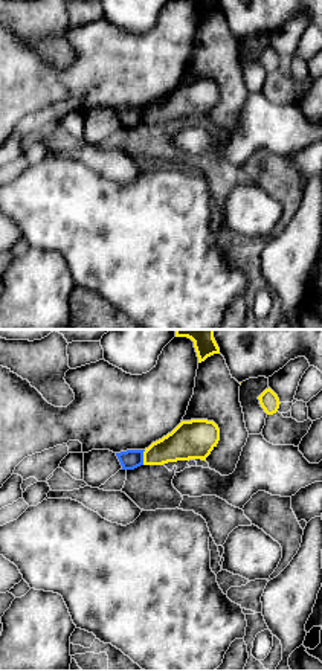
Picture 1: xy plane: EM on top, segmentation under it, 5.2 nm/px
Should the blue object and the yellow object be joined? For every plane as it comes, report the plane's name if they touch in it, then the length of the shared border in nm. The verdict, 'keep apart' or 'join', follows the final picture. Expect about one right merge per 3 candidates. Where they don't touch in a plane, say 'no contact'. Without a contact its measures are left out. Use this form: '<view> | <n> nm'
xy | 80 nm

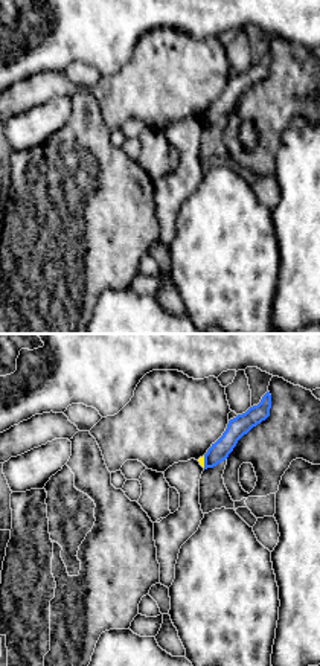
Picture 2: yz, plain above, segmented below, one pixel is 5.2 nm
yz | 60 nm

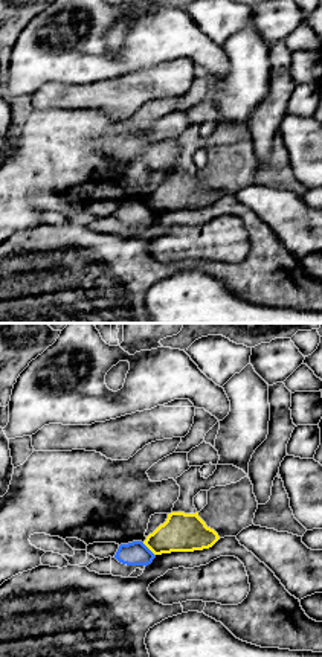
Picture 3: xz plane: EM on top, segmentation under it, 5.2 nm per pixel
xz | 100 nm

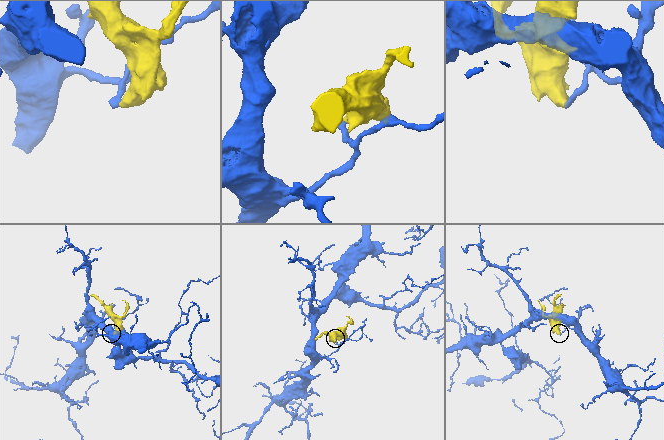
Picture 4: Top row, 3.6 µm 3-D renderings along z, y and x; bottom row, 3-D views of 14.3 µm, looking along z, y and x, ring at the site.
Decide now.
keep apart

